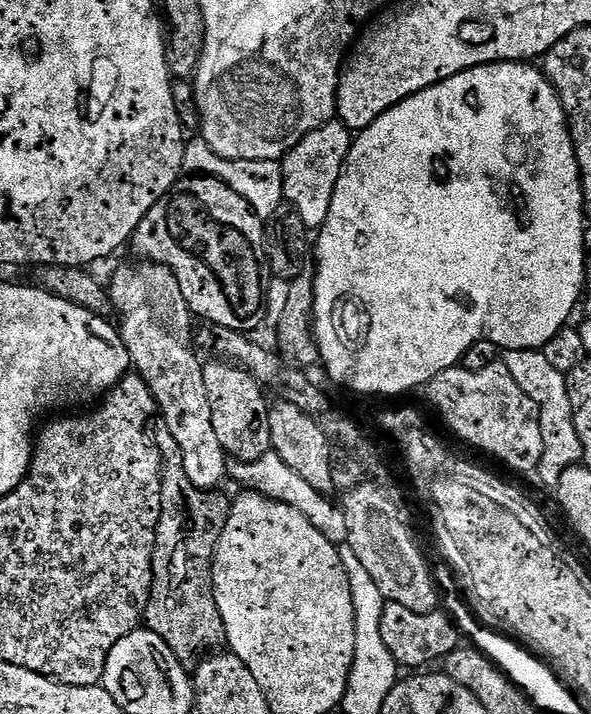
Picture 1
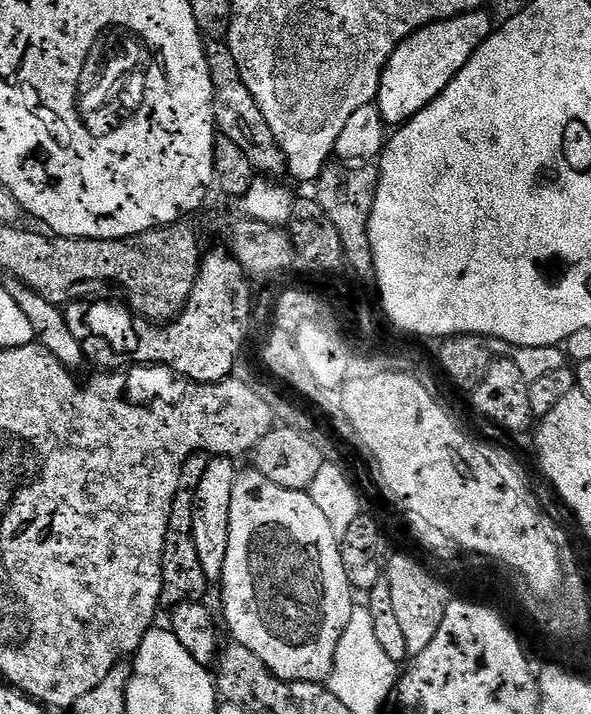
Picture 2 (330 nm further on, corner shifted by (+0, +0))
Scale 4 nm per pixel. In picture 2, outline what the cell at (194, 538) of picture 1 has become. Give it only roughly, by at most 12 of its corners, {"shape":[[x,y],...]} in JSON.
{"shape":[[194,454],[162,550],[160,603],[203,601],[210,588],[192,533],[192,494],[208,462]]}

